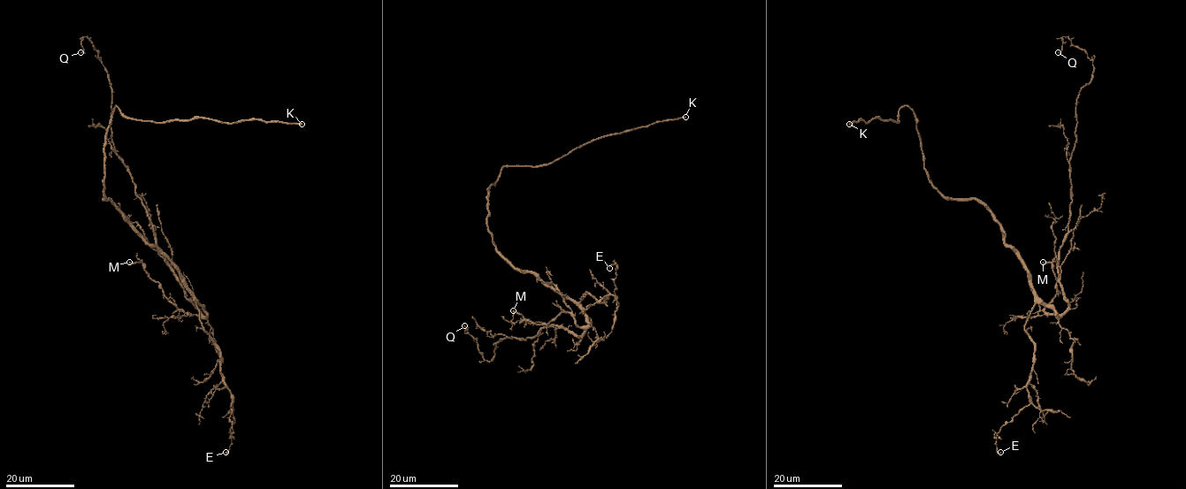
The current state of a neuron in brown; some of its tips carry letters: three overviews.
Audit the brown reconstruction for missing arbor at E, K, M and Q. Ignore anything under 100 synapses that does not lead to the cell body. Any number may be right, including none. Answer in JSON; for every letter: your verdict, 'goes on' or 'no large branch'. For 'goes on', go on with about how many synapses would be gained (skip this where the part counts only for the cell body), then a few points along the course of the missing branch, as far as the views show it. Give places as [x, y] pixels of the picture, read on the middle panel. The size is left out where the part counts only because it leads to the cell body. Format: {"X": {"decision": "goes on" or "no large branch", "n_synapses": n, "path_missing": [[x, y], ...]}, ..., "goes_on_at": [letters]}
{"E": {"decision": "no large branch"}, "K": {"decision": "goes on", "n_synapses": 300}, "M": {"decision": "no large branch"}, "Q": {"decision": "no large branch"}, "goes_on_at": ["K"]}

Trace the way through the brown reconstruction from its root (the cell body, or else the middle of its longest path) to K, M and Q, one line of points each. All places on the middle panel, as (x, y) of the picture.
K: (554, 291), (516, 269), (493, 241), (488, 188), (501, 171), (547, 165), (594, 140), (685, 117)
M: (554, 291), (569, 297), (589, 324), (579, 326), (567, 312), (547, 324), (534, 324), (513, 310)
Q: (554, 291), (584, 312), (589, 324), (581, 335), (549, 325), (526, 340), (506, 337), (487, 361), (464, 325)

